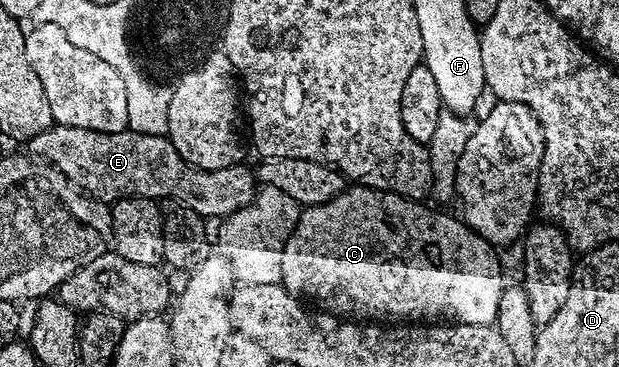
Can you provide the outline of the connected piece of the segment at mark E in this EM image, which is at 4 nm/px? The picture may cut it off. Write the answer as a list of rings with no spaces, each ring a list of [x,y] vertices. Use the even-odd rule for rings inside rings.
[[[54,124],[46,132],[38,132],[26,143],[27,149],[35,157],[52,163],[63,172],[69,183],[75,184],[83,193],[97,200],[115,200],[125,196],[151,198],[153,200],[175,200],[194,208],[205,220],[224,220],[236,210],[253,205],[258,193],[255,173],[247,170],[244,164],[217,170],[200,170],[191,166],[174,148],[174,144],[165,135],[150,136],[139,134],[130,129],[107,134],[106,132],[87,131],[86,128],[64,127]]]

